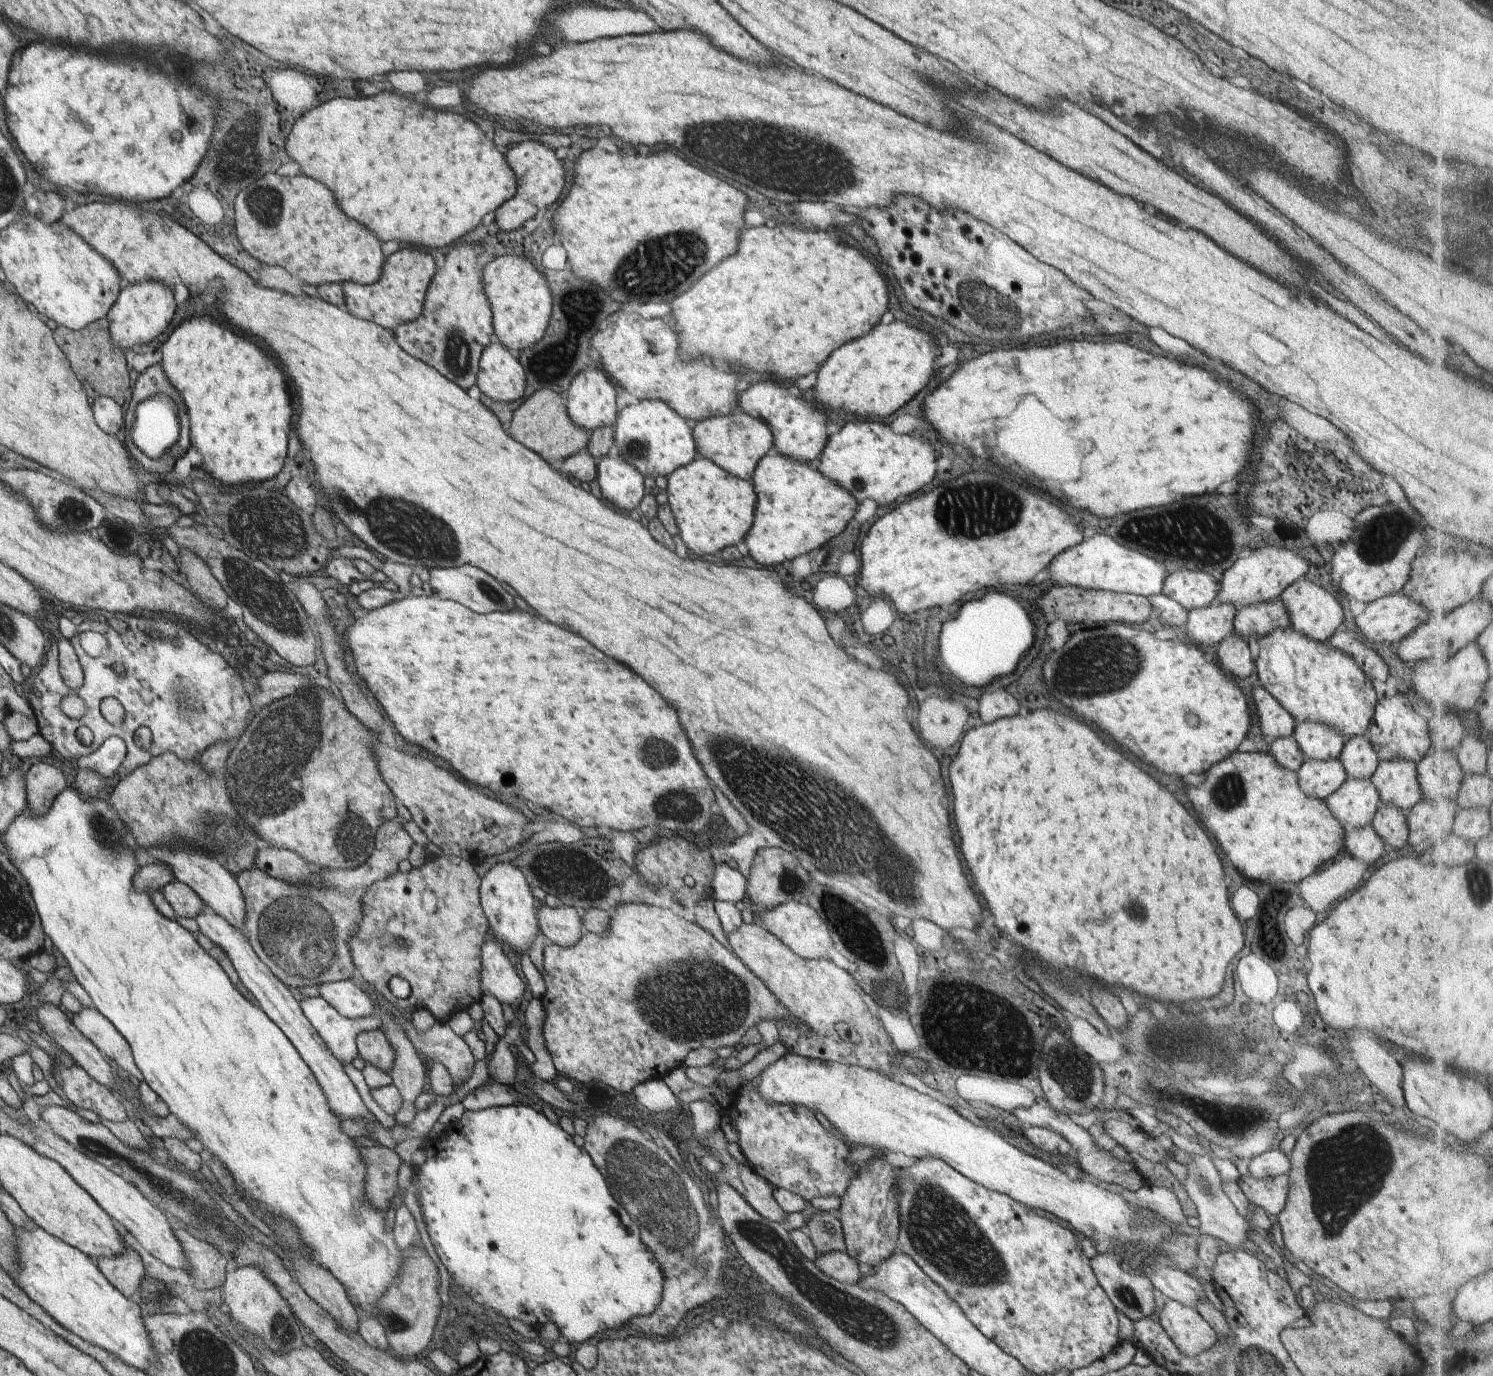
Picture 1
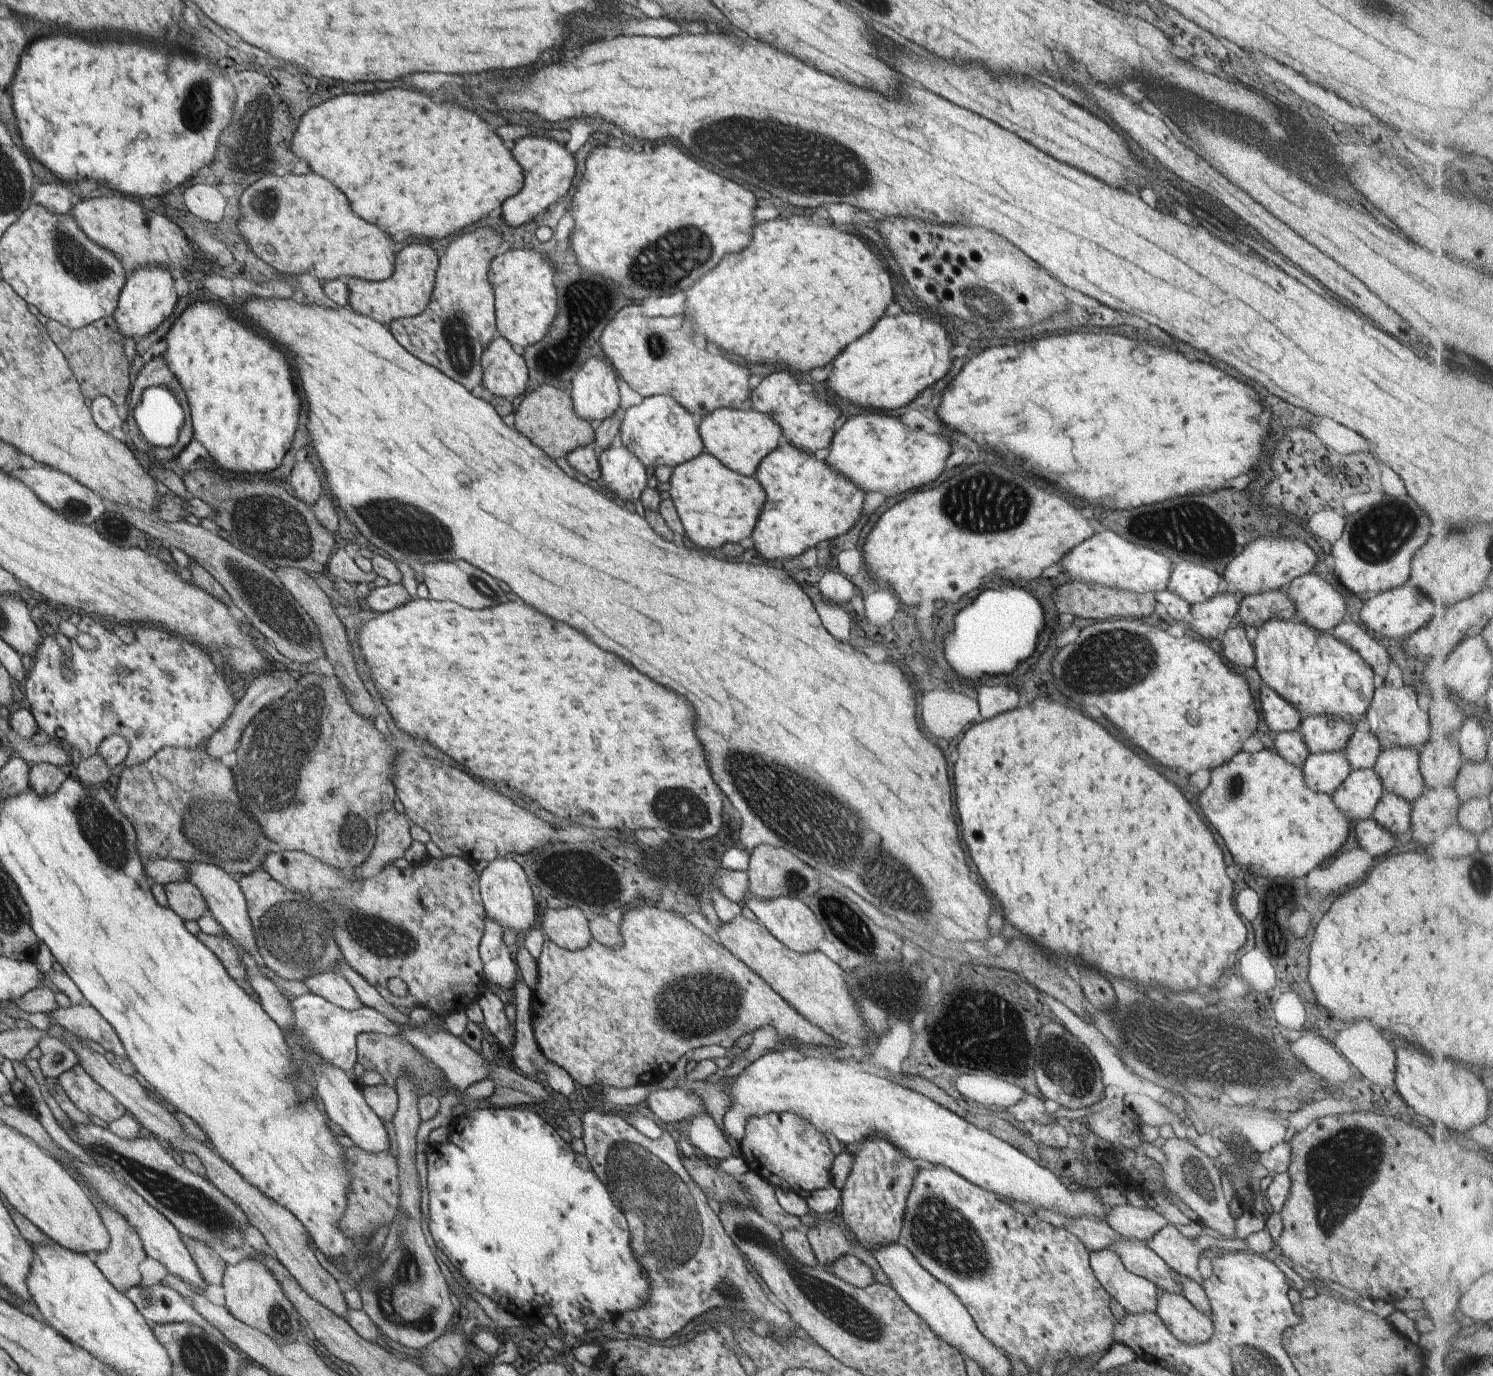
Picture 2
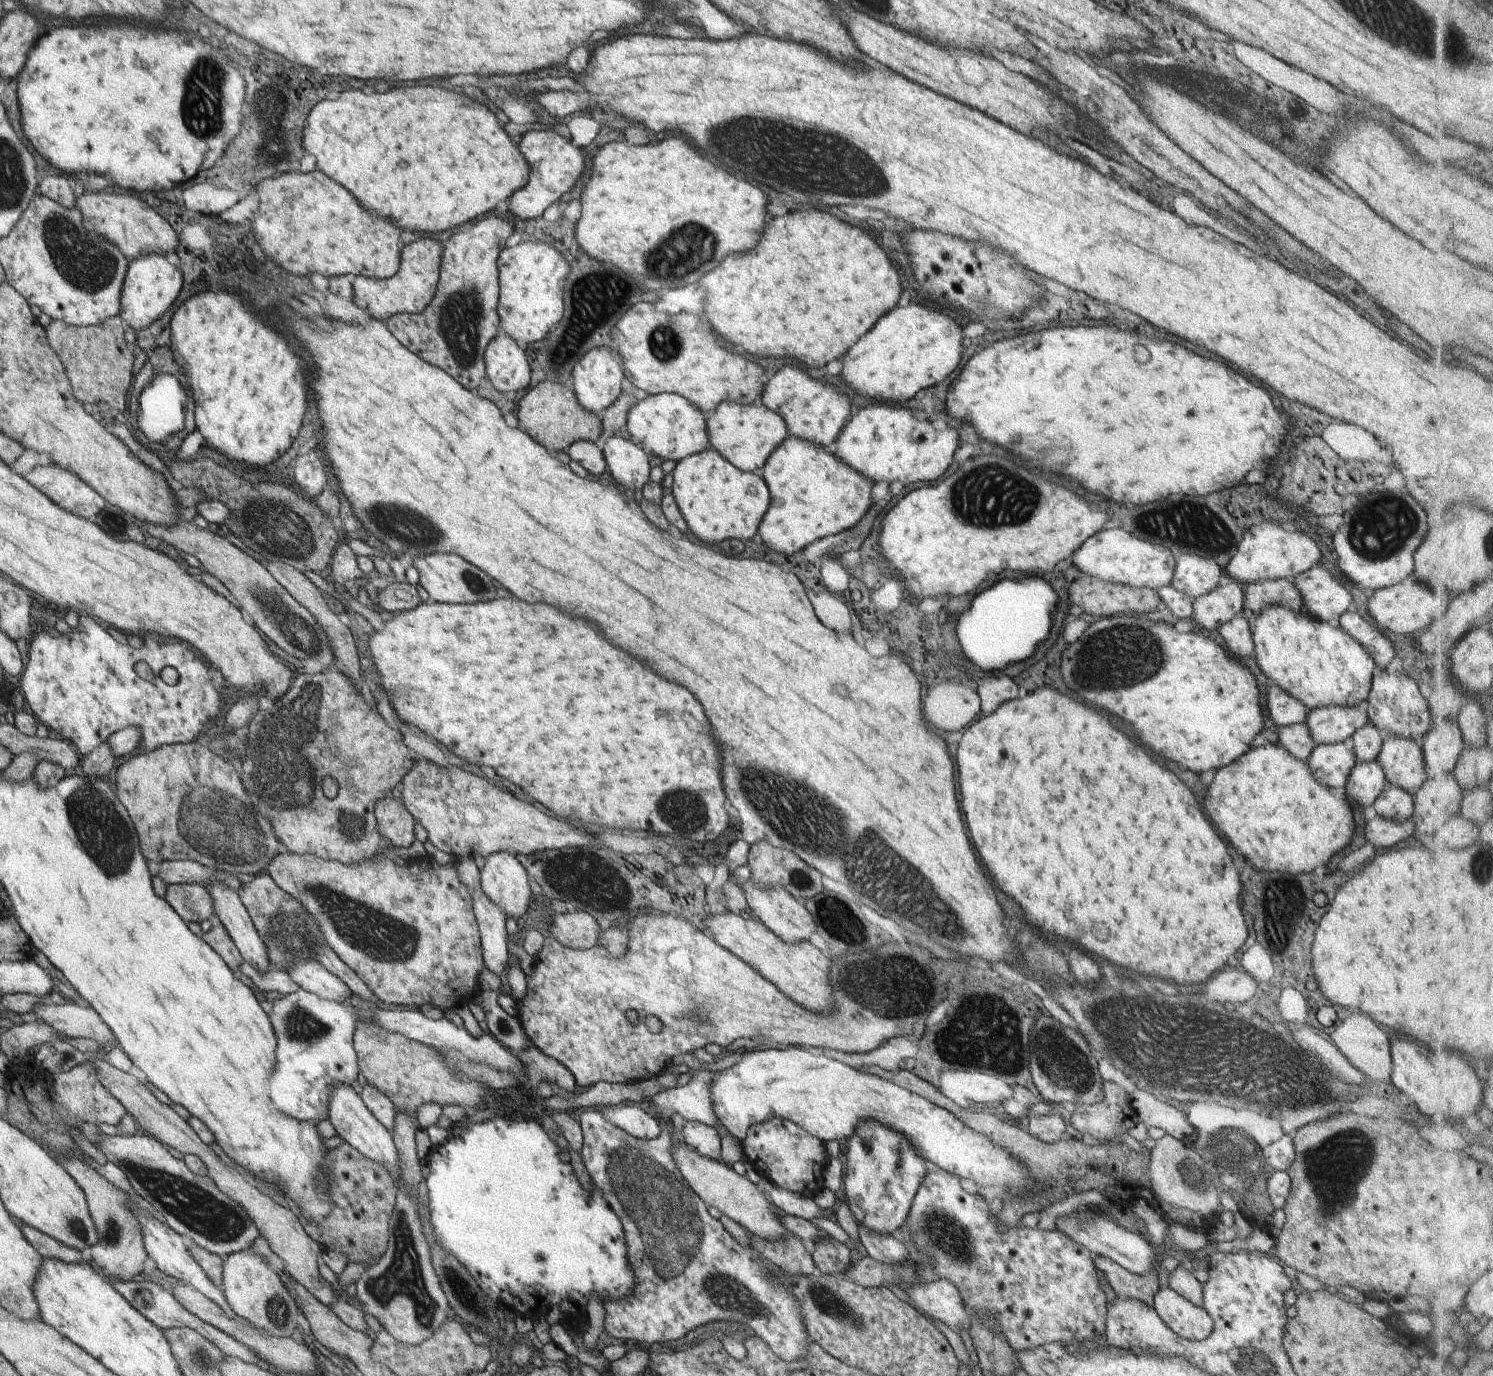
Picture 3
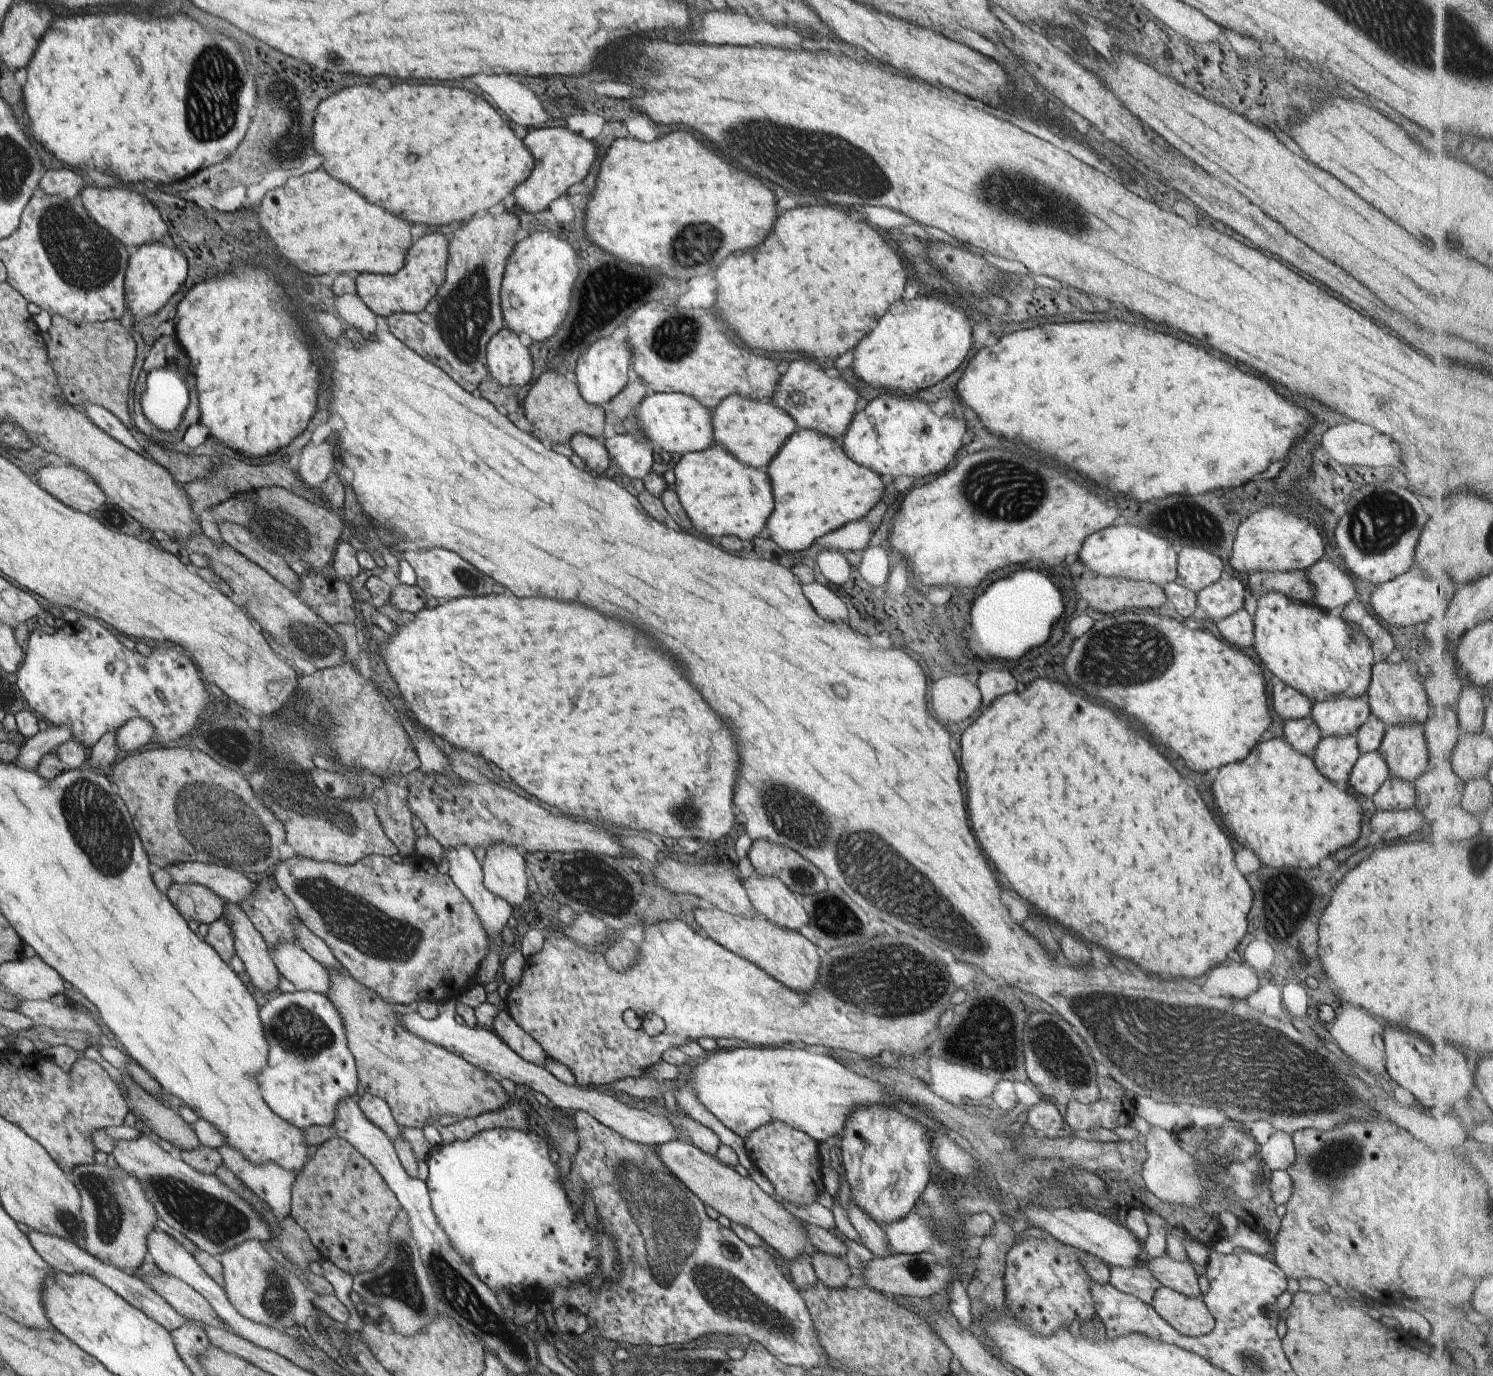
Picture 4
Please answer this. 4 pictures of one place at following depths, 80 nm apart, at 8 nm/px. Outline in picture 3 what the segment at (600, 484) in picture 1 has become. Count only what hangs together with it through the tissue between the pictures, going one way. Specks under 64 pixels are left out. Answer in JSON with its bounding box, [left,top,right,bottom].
[603,438,651,490]

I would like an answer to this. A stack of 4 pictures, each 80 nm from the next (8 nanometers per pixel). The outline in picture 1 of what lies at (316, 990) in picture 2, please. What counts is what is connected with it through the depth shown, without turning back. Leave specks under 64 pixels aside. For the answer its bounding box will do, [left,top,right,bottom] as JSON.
[317,980,375,1018]

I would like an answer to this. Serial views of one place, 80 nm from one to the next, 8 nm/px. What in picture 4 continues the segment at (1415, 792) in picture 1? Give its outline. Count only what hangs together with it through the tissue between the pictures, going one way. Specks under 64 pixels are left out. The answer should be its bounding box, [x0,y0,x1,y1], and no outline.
[1379,725,1430,785]

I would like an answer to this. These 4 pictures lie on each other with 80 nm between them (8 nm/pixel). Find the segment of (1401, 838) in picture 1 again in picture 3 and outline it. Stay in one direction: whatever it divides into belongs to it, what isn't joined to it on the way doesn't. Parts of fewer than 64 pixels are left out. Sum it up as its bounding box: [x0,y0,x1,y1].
[1373,782,1413,822]

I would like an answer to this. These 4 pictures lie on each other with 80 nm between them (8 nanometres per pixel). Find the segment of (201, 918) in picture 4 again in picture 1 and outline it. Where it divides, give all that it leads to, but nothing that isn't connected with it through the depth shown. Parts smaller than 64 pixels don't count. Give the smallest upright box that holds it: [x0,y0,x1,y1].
[161,880,205,918]

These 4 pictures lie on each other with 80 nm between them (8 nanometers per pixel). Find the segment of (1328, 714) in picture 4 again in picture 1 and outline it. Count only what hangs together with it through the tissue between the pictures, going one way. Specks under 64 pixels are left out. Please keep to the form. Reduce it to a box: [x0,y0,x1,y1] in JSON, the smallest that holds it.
[1293,722,1347,760]

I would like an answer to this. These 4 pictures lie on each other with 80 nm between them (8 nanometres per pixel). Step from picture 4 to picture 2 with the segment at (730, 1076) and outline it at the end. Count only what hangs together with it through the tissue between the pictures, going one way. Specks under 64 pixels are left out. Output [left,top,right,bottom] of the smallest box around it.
[720,1046,1110,1221]

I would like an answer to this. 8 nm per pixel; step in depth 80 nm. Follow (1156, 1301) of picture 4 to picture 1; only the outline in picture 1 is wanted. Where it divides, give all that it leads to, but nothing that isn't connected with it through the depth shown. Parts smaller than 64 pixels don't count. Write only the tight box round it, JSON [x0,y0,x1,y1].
[1159,1299,1217,1356]

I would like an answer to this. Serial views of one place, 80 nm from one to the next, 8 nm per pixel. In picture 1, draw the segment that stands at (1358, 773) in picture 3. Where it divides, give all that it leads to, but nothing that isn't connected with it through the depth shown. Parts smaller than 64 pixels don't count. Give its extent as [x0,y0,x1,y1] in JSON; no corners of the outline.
[1324,778,1381,832]

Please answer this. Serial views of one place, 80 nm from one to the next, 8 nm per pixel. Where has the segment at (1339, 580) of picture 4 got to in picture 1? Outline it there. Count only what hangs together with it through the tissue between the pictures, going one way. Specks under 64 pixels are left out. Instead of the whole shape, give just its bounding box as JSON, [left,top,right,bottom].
[1279,577,1344,642]

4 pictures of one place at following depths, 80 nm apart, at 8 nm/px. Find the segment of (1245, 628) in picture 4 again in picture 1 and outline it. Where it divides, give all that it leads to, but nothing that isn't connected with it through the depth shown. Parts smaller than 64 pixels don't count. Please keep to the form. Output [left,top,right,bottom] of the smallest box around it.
[1216,632,1255,678]

